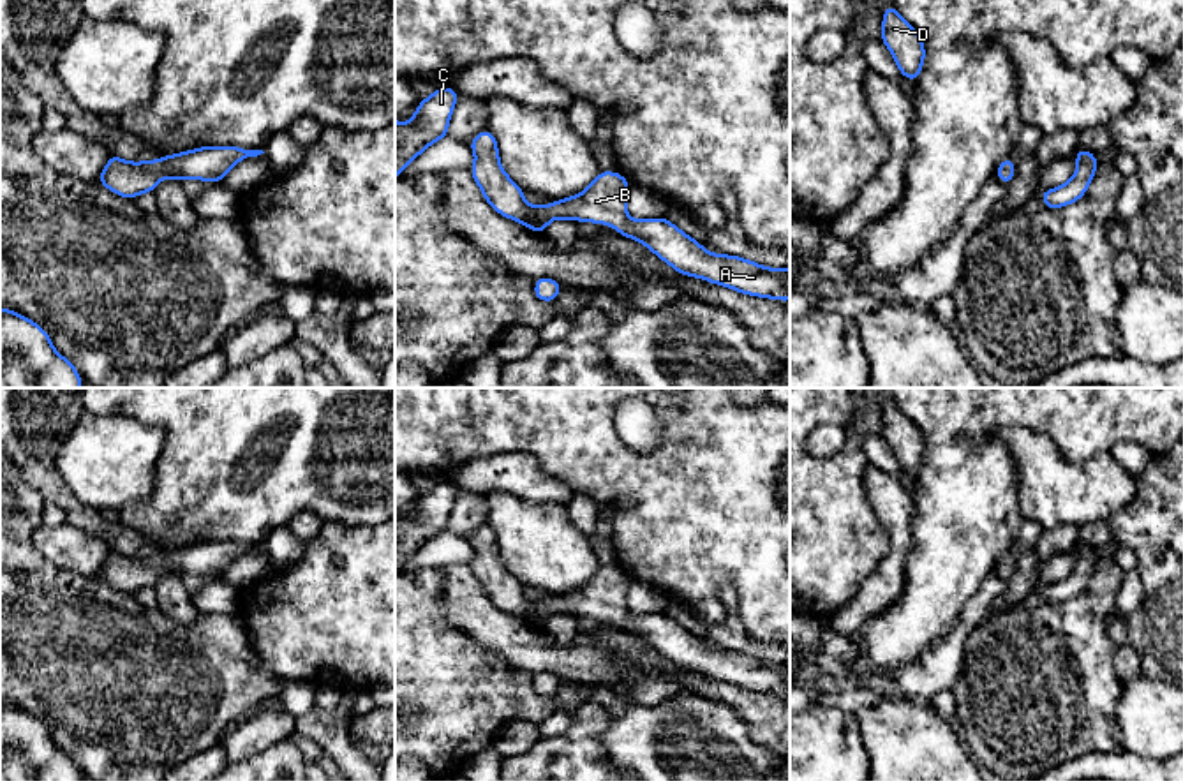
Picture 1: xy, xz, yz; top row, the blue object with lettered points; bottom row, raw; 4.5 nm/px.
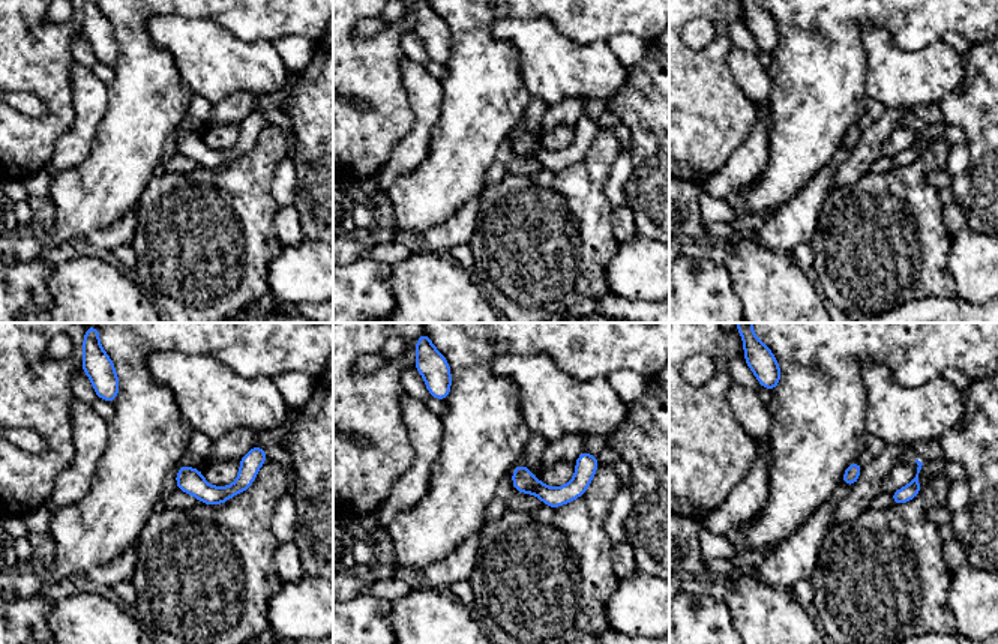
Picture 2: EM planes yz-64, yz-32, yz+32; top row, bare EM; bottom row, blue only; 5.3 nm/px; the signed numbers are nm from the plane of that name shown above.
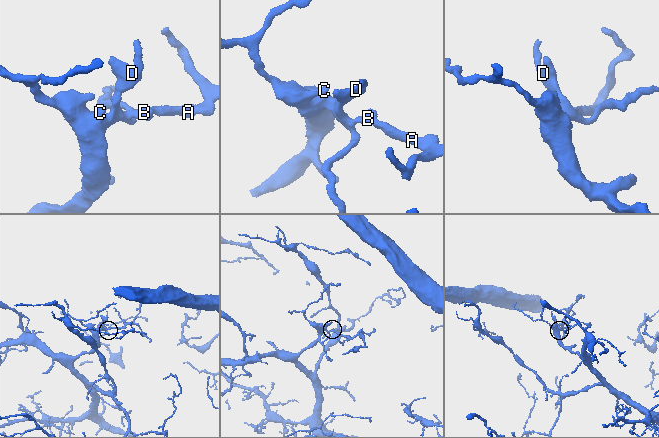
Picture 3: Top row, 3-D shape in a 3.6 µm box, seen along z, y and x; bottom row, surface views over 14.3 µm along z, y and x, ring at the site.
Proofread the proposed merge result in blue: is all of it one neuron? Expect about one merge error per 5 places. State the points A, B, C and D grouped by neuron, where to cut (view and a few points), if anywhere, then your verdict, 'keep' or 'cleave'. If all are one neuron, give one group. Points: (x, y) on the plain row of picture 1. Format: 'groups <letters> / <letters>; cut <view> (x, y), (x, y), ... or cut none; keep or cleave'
groups A B C D; cut none; keep

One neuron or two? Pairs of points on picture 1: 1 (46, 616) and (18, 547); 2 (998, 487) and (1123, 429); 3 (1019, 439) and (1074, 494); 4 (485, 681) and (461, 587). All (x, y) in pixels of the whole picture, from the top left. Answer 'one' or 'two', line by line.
1: one
2: one
3: one
4: two

